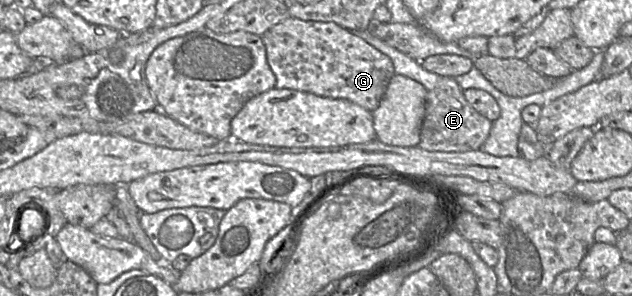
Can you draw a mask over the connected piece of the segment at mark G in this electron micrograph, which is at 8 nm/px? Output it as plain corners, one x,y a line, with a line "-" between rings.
288,17
266,31
261,38
278,88
346,99
373,112
395,74
393,62
388,56
334,22

